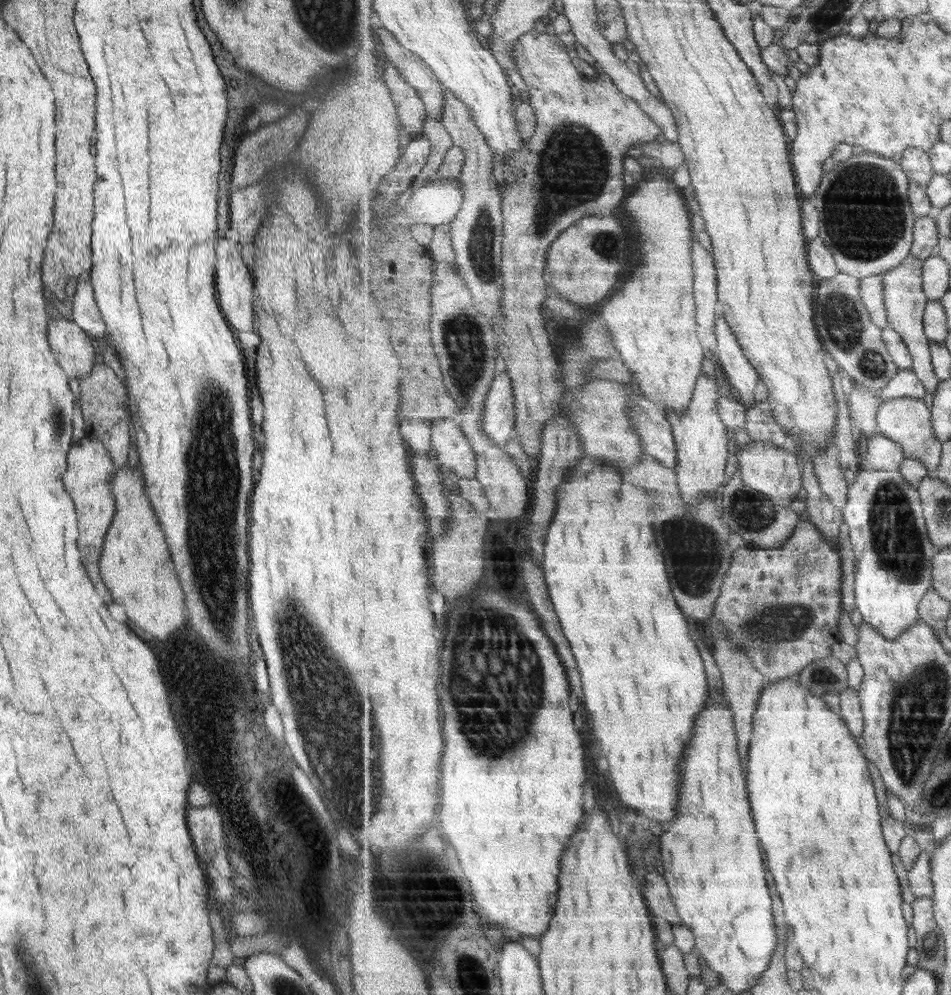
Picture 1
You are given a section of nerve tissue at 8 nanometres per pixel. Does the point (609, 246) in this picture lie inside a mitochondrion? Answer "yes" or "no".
yes

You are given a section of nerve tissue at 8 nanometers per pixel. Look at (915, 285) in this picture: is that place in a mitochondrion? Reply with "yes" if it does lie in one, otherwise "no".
no

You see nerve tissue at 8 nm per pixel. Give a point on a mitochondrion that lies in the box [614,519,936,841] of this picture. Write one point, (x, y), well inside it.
(780, 623)

